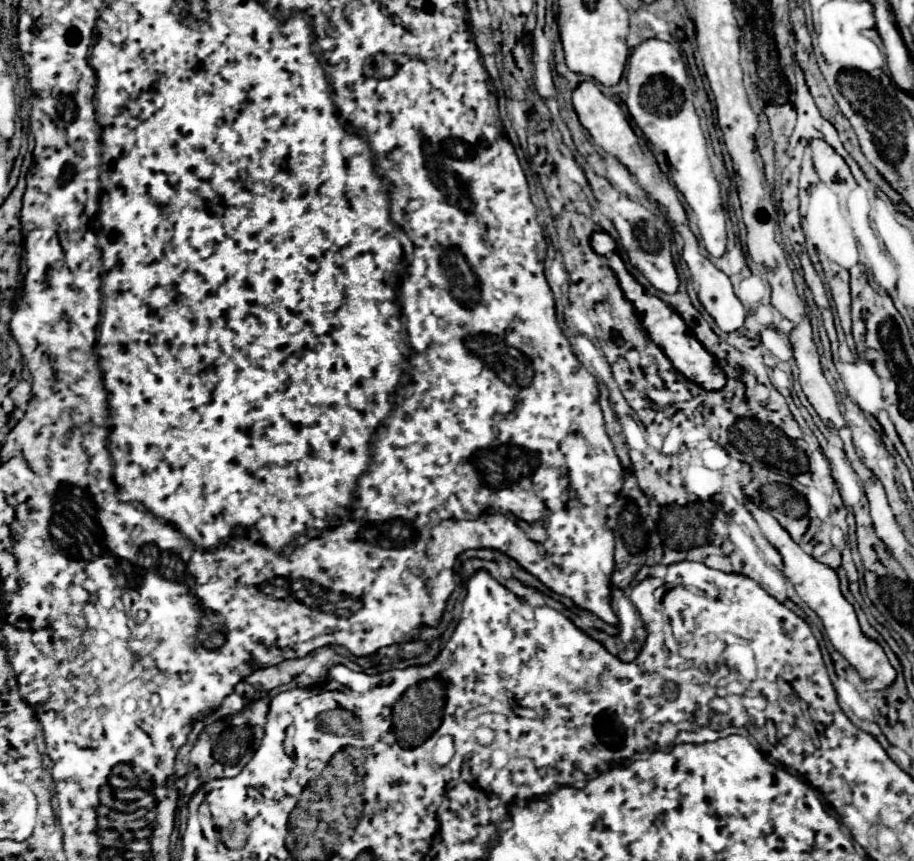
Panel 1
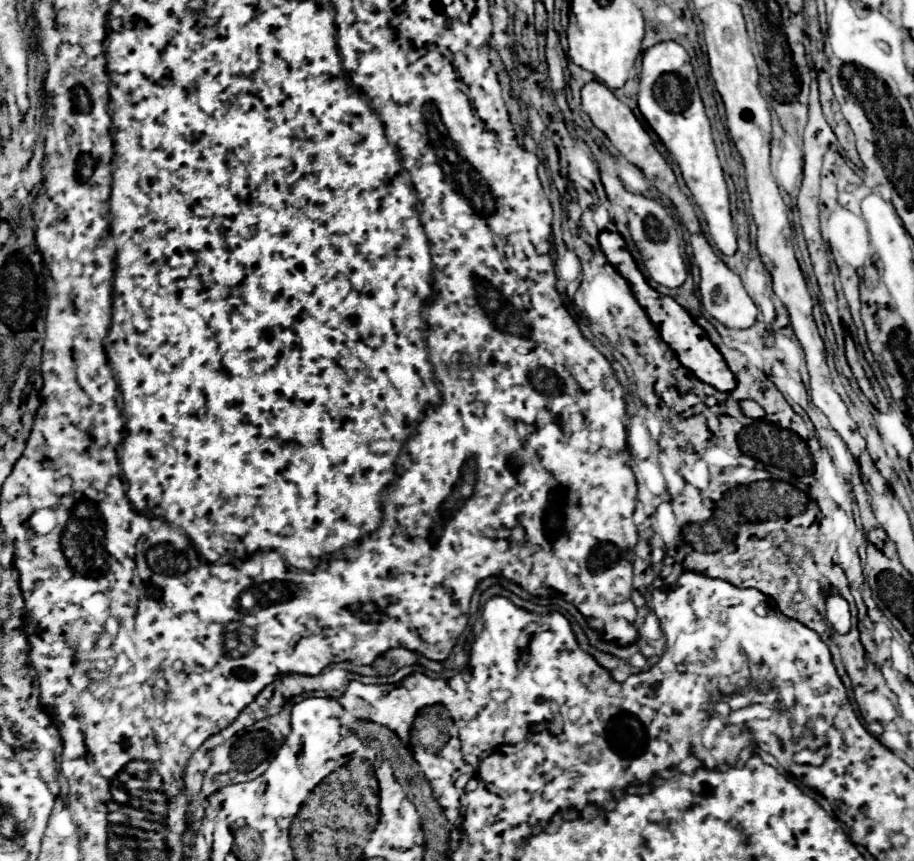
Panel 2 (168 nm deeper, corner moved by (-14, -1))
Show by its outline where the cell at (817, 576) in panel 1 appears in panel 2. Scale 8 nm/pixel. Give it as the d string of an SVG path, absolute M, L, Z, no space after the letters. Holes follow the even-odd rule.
M836 590L826 596L826 620L840 634L848 634L850 628L852 628L850 606L848 606L848 602Z

